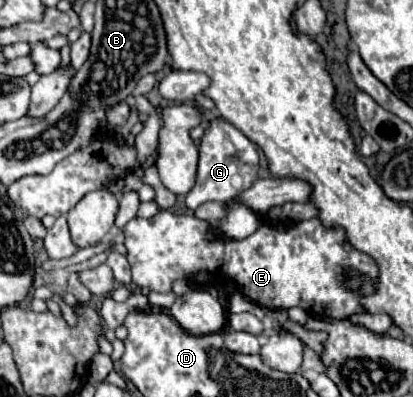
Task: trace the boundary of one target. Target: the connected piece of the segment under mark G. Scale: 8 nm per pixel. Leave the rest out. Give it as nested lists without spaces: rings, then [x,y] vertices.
[[[215,117],[209,121],[209,127],[205,129],[205,135],[201,137],[199,145],[199,169],[197,169],[197,183],[187,193],[185,205],[187,209],[197,209],[203,203],[209,201],[231,201],[241,191],[251,187],[251,183],[257,179],[259,171],[259,153],[257,145],[247,139],[235,125],[229,121]]]

